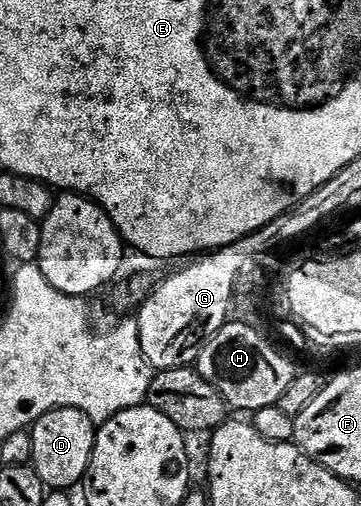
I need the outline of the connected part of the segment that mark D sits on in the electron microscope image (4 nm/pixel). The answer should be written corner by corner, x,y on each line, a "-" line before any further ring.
52,408
47,415
39,418
31,425
33,432
33,462
31,468
42,480
46,489
69,490
72,484
80,485
86,479
89,462
93,457
93,441
95,439
95,425
93,421
74,408

